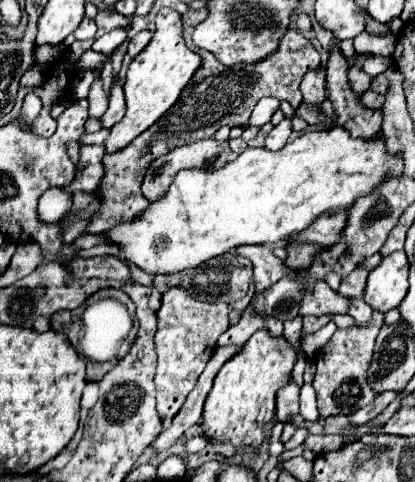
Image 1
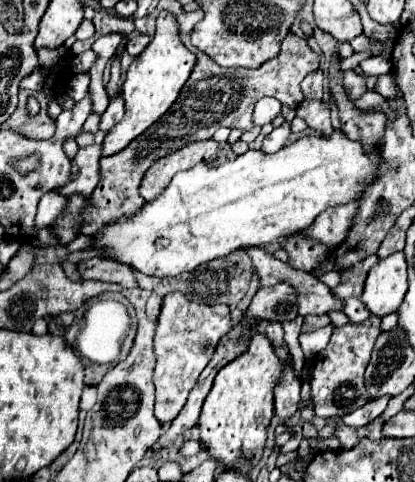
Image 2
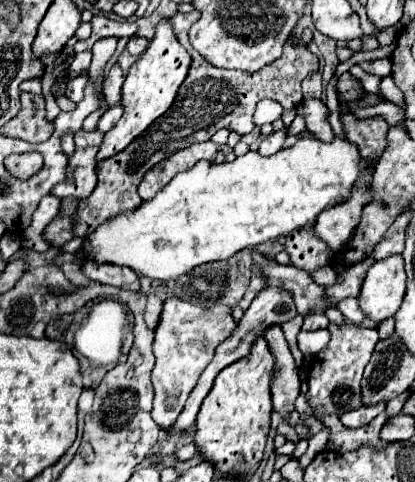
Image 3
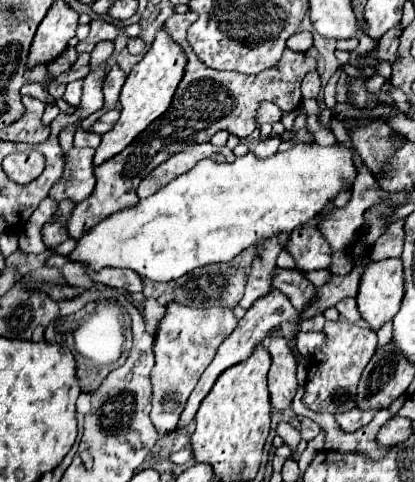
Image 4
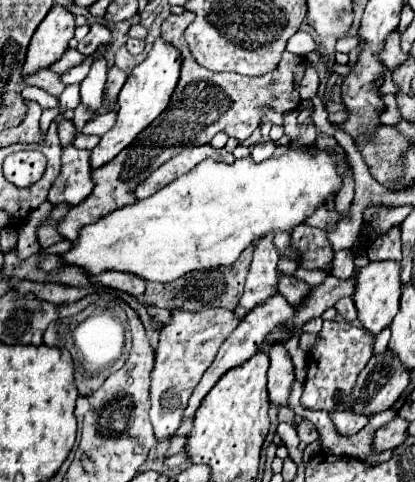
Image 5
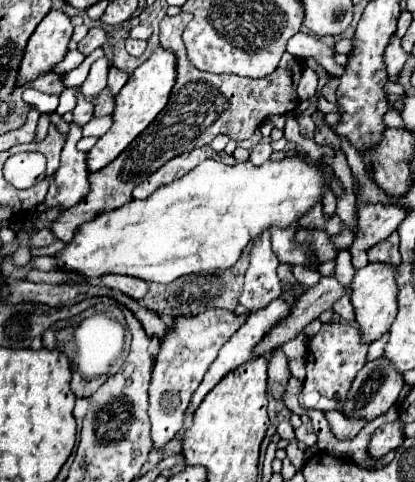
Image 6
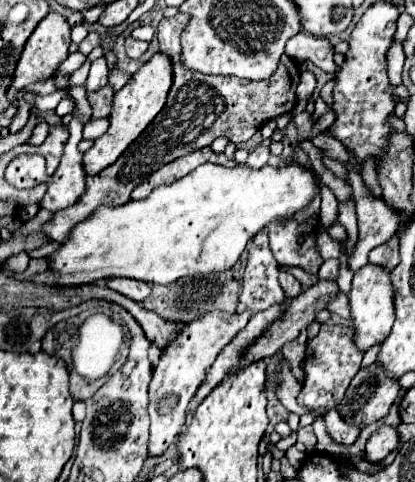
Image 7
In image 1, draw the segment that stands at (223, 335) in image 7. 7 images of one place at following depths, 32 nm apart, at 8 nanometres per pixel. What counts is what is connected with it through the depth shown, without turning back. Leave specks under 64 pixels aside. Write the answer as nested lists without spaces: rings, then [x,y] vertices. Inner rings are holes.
[[[168,290],[162,296],[162,306],[158,310],[158,330],[154,336],[158,366],[156,366],[156,412],[162,420],[170,420],[182,408],[186,396],[196,386],[198,376],[206,368],[220,334],[230,326],[228,322],[228,304],[216,302],[198,302],[184,290]]]

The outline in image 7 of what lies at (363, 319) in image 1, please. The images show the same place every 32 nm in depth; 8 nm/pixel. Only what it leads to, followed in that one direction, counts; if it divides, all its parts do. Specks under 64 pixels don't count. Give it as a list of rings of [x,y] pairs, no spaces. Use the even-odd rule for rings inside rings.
[[[338,294],[334,300],[330,300],[326,304],[326,310],[332,312],[332,314],[338,314],[340,318],[346,318],[348,320],[348,296],[346,294]]]

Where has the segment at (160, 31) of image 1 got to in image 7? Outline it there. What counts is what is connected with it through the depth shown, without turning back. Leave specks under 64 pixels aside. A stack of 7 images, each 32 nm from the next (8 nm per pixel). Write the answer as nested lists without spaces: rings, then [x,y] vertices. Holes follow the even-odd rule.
[[[154,54],[150,62],[146,62],[130,80],[128,84],[114,94],[112,110],[110,110],[110,126],[104,136],[94,140],[94,146],[84,154],[84,172],[88,176],[100,174],[104,168],[114,164],[120,154],[144,132],[144,128],[154,120],[154,116],[162,110],[164,100],[168,96],[168,88],[172,86],[172,64],[170,58],[164,54]]]

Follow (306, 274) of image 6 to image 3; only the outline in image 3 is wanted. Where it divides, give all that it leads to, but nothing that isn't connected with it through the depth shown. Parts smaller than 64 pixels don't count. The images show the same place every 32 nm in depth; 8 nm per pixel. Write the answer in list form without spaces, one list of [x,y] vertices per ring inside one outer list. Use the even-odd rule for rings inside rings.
[[[326,266],[312,272],[310,275],[317,284],[328,286],[335,283],[337,273],[331,268],[331,266]]]

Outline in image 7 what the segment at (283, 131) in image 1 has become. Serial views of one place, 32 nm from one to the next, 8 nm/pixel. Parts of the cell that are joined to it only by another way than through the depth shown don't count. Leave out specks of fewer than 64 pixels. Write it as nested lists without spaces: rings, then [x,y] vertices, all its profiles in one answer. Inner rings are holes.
[[[262,144],[262,146],[258,146],[258,148],[254,148],[254,150],[250,152],[250,156],[248,156],[248,160],[246,160],[244,164],[250,166],[250,168],[254,168],[254,170],[258,170],[258,168],[262,168],[262,166],[268,162],[268,158],[270,158],[268,146]]]

